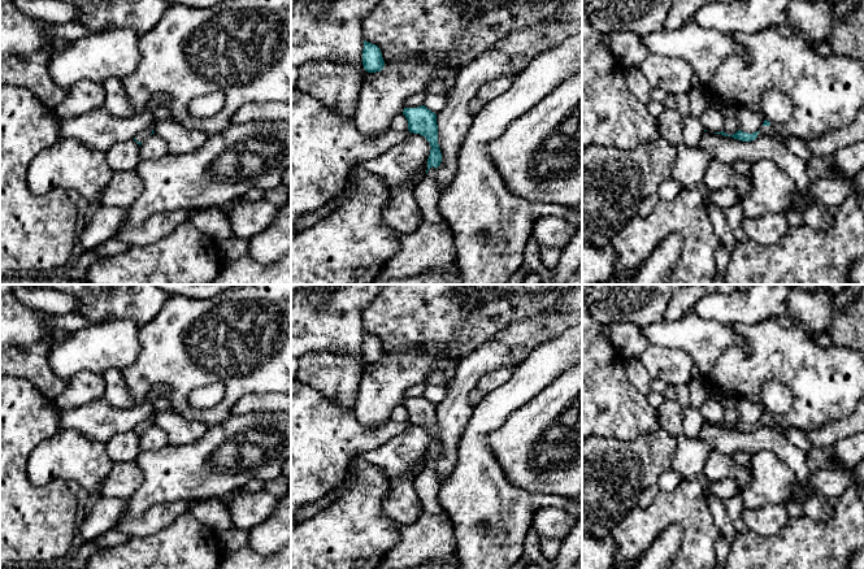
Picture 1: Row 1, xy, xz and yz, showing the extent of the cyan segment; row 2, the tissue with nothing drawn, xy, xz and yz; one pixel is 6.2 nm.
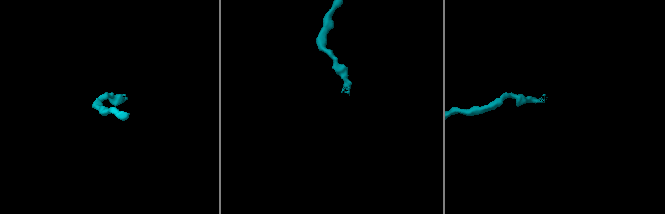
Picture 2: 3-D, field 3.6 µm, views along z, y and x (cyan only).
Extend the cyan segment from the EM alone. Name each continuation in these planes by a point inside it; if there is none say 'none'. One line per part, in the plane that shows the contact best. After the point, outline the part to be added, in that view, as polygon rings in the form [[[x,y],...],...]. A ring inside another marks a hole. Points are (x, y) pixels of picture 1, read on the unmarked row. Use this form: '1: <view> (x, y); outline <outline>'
1: xz (429, 539); outline [[[430,459],[414,479],[422,514],[411,525],[400,525],[398,544],[391,548],[378,569],[408,569],[430,563],[448,561],[456,552],[455,529],[438,501],[442,482]]]

